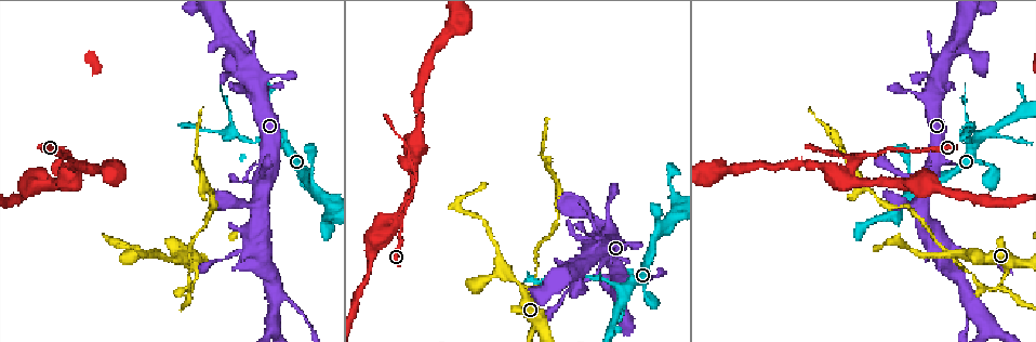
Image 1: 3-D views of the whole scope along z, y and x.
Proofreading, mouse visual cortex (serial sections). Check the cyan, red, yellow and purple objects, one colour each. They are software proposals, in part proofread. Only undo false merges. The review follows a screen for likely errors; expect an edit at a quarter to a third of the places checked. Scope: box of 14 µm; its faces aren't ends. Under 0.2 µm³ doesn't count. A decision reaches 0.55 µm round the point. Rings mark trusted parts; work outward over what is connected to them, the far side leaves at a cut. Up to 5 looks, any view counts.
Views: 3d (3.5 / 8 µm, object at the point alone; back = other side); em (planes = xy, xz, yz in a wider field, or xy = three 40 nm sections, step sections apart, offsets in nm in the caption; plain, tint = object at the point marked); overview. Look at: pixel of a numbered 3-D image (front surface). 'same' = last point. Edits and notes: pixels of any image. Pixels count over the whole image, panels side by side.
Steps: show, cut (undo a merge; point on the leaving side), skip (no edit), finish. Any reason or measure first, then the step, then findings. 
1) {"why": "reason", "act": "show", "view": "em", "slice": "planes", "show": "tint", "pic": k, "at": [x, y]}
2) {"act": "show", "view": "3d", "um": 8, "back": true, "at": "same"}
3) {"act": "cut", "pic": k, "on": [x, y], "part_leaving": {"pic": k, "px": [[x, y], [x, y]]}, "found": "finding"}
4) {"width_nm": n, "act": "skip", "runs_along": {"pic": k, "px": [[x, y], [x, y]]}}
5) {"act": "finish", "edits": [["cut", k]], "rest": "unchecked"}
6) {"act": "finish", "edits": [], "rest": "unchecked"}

{"act": "show", "view": "3d", "um": 3.5, "pic": 1, "at": [980, 138]}

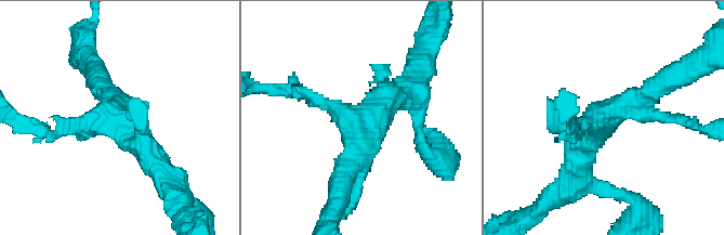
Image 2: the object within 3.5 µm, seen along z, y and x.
{"arms": 3, "arm_widths_nm": [200, 350, 400], "why": "shape alone is not enough", "act": "show", "view": "em", "slice": "planes", "show": "tint", "pic": 2, "at": [362, 117]}

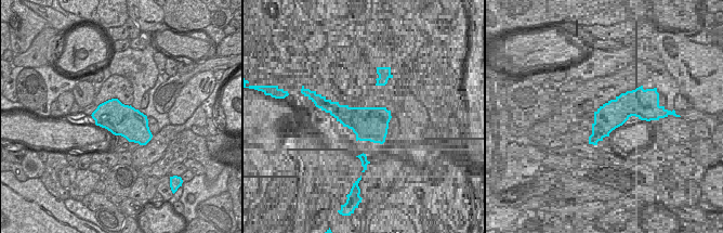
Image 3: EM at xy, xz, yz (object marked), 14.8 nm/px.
{"act": "skip", "runs_along": {"pic": 2, "px": [[578, 171], [601, 118], [658, 86]]}, "found": "continuous, no second cell"}

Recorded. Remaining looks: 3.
{"act": "show", "view": "3d", "um": 3.5, "pic": 1, "at": [1020, 110]}

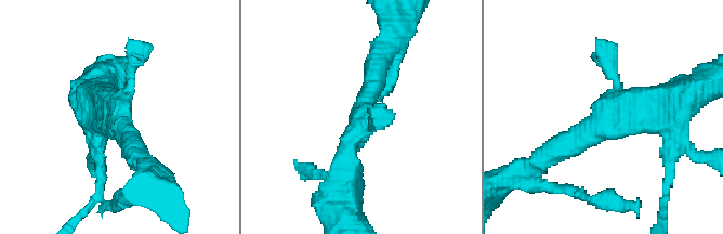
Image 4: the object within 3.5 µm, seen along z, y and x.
{"act": "skip", "runs_along": {"pic": 4, "px": [[549, 156], [616, 106], [607, 55]]}, "found": "continuous, no second cell"}

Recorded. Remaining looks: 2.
{"act": "finish", "edits": [], "rest": "unchecked"}

